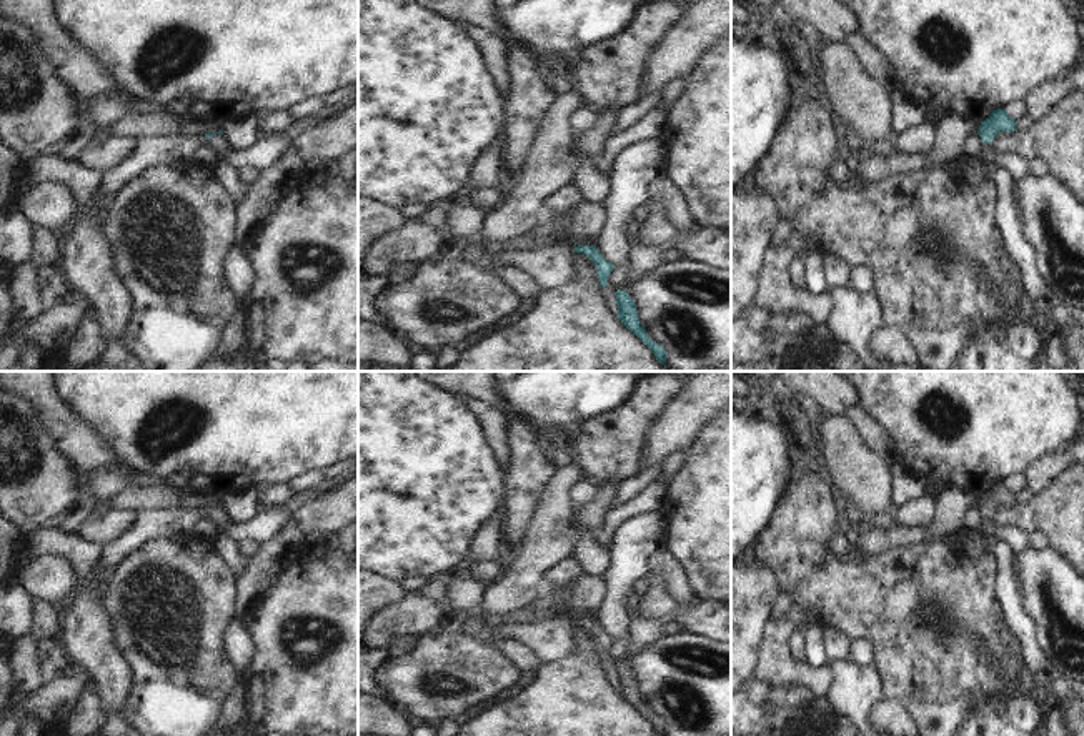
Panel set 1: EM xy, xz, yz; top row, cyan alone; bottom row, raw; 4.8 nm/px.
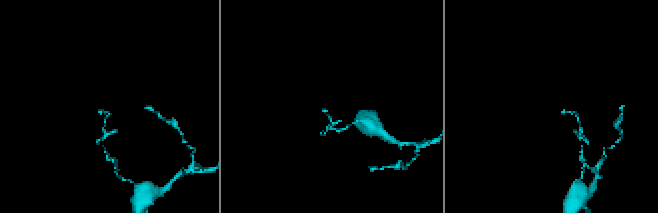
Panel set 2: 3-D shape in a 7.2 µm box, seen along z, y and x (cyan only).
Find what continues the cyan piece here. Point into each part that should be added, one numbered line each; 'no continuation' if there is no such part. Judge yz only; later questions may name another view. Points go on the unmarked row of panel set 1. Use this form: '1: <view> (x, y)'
1: yz (973, 520)

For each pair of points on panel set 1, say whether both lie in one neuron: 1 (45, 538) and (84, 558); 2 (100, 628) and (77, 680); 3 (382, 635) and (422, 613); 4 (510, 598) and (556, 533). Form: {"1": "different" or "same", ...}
{"1": "same", "2": "different", "3": "same", "4": "same"}

